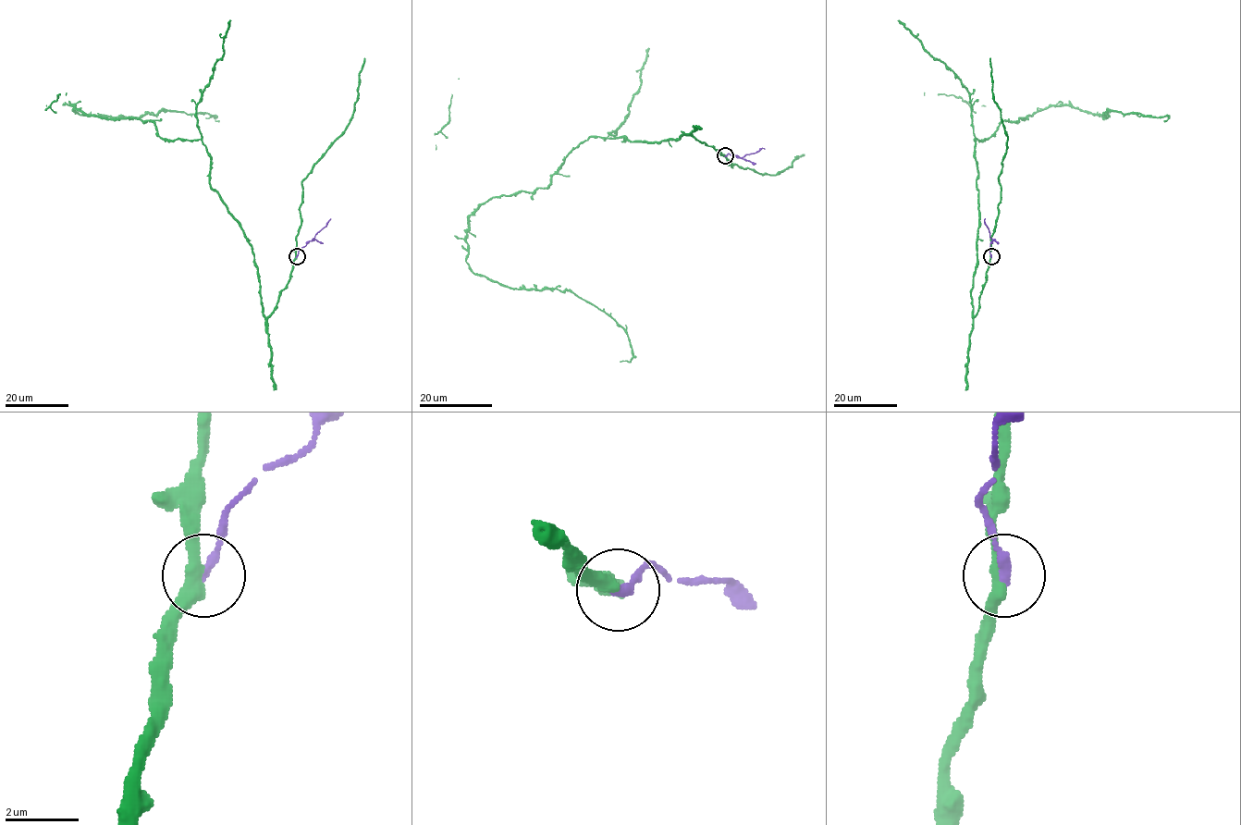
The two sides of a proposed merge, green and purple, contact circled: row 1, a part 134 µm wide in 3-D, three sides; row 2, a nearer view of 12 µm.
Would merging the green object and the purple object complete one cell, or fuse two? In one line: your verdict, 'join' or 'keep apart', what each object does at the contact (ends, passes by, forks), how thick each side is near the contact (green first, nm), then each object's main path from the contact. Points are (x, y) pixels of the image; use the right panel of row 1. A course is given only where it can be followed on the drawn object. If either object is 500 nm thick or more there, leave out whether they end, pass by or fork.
keep apart; green passes by; purple ends there; 320 nm thick on the green side, 240 nm on the other; green runs (990, 256), (973, 316), (974, 139), (1058, 105), (1164, 120); purple runs (990, 256), (989, 249), (992, 240), (985, 218)

